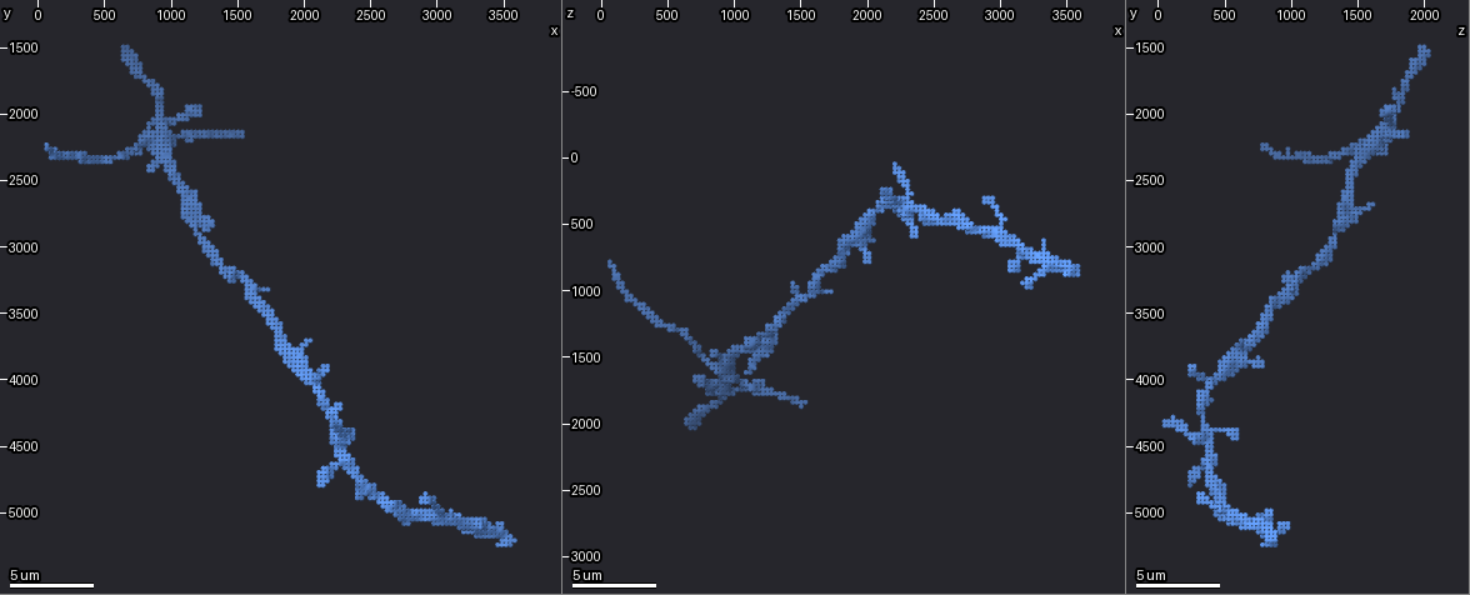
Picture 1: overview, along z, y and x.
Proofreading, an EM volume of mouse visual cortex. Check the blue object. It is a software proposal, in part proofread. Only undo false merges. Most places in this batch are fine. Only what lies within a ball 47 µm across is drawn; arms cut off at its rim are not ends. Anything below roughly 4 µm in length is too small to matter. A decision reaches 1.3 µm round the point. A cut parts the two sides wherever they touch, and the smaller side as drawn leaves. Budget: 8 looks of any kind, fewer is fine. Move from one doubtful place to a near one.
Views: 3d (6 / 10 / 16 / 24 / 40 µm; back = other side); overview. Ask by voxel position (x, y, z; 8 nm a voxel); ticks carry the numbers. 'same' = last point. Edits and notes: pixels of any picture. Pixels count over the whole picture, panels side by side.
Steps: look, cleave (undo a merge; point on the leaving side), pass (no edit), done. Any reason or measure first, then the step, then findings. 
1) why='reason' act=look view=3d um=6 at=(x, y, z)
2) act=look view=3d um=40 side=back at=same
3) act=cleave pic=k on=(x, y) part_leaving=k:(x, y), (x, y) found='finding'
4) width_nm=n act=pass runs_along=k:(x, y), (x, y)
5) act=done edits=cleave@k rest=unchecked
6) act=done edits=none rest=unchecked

why='a fork' act=look view=3d um=16 at=(900, 2220, 1600)

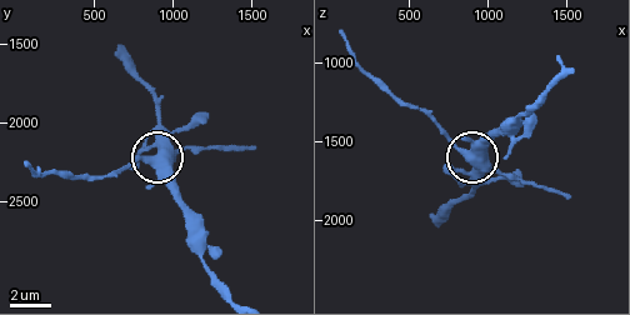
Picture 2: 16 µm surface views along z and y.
act=look view=3d um=6 at=(880, 2220, 1600)

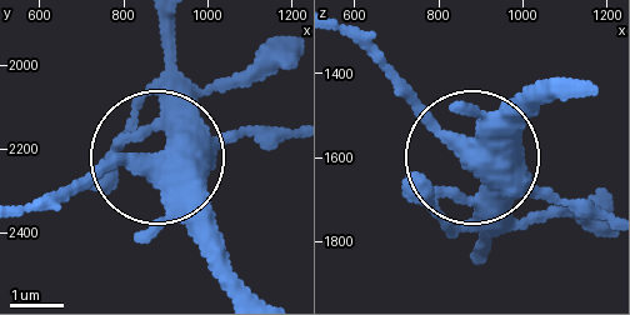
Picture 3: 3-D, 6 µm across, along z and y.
width_nm=500 act=cleave pic=3 on=(114, 160) part_leaving=3:(174, 164), (111, 164), (30, 200) found='two neurons meet here'

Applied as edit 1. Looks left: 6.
act=look view=overview

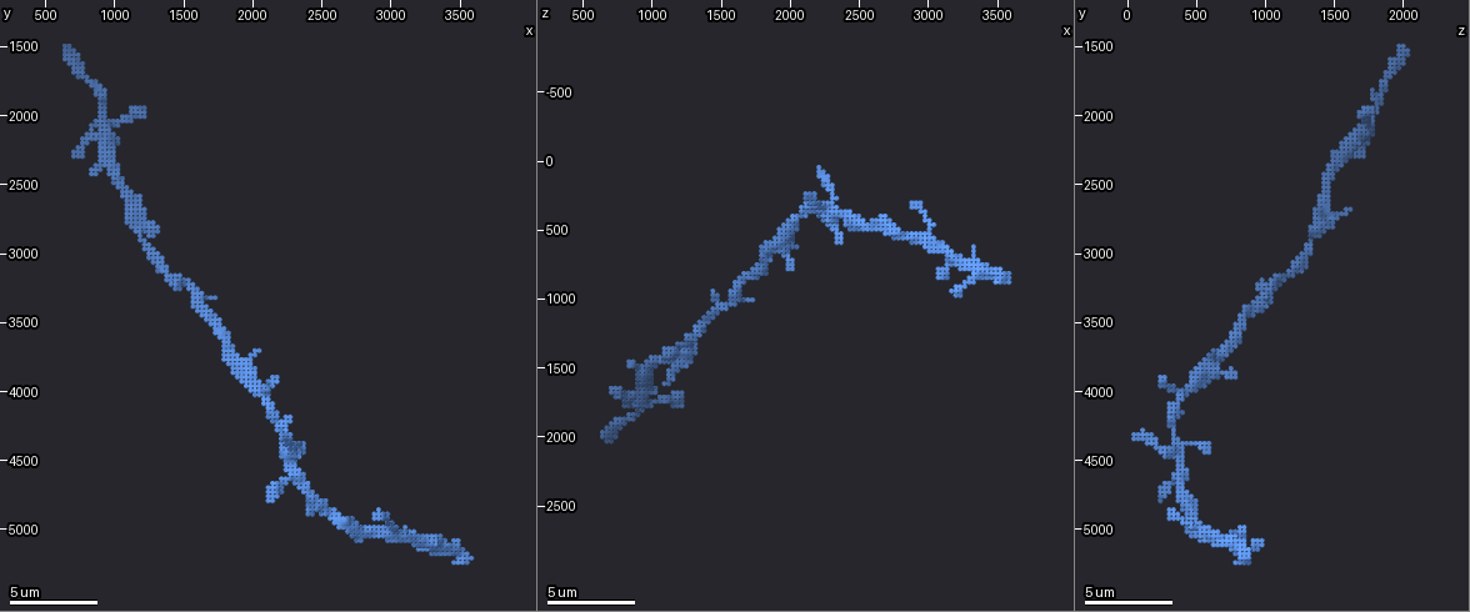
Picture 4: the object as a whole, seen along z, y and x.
why='calibre changes' act=look view=3d um=10 at=(1180, 2800, 1380)

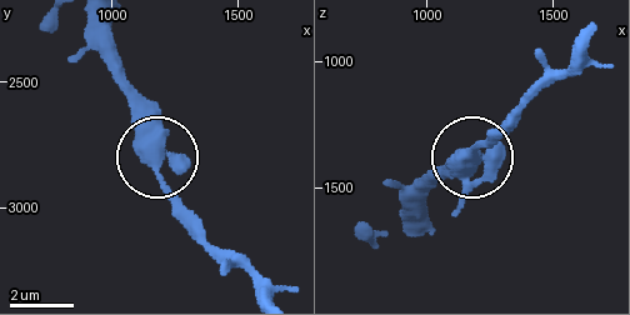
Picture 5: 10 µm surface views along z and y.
act=pass found='all the same neuron'

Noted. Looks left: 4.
why='thick turns thin' act=look view=3d um=10 at=(2000, 3960, 500)

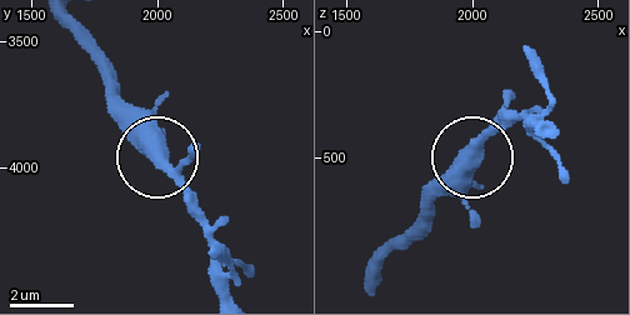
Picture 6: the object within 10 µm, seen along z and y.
act=pass found='all the same neuron'

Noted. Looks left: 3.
act=look view=3d um=10 at=(2260, 4420, 340)

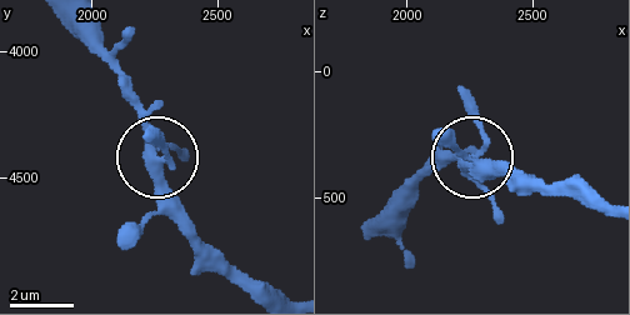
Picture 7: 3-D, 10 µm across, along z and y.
why='from behind' act=look view=3d um=10 side=back at=(2260, 4430, 330)

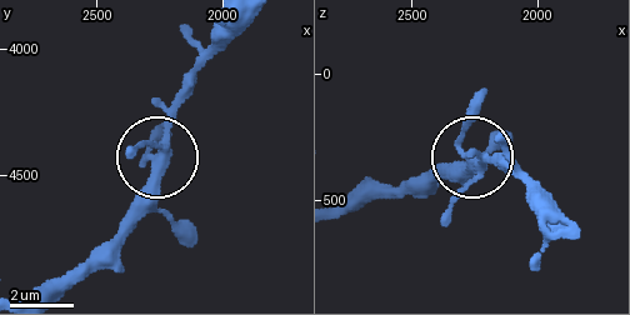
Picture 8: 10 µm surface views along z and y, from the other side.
arms=4 act=pass runs_along=8:(243, 24), (201, 64), (151, 158), (159, 131) found='one neuron here'

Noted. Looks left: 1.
act=done edits=cleave@3 rest=unchecked

